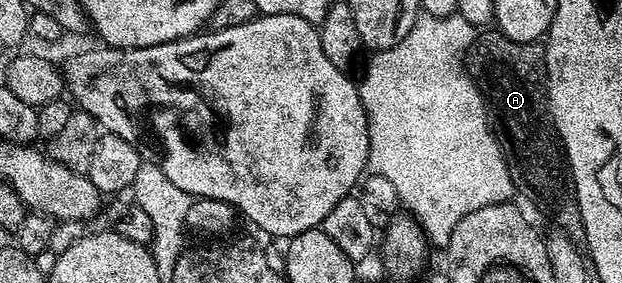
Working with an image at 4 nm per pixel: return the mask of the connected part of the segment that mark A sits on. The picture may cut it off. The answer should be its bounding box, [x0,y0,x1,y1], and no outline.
[465,28,583,236]

